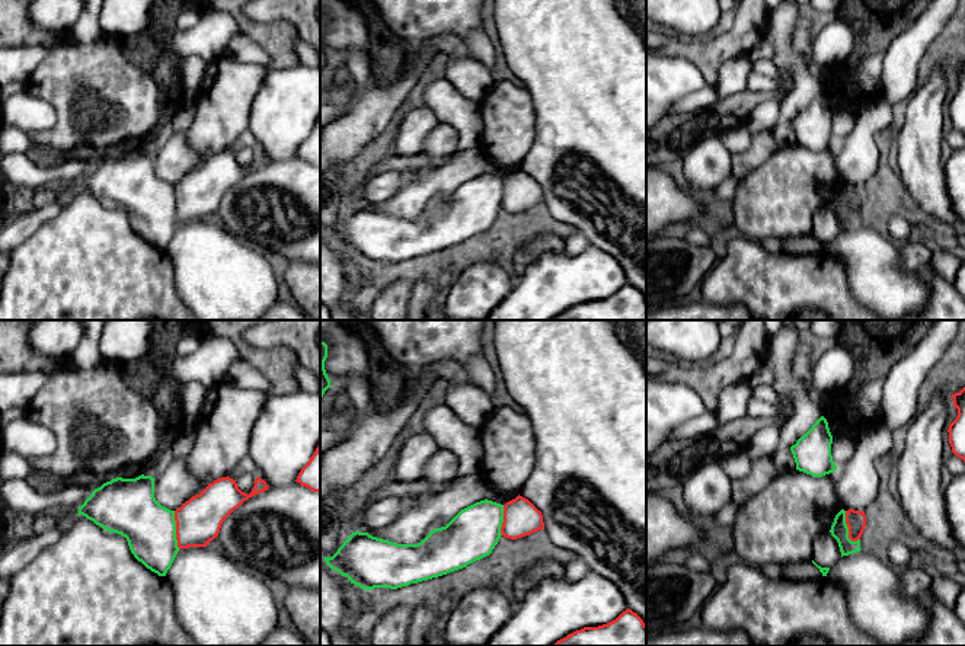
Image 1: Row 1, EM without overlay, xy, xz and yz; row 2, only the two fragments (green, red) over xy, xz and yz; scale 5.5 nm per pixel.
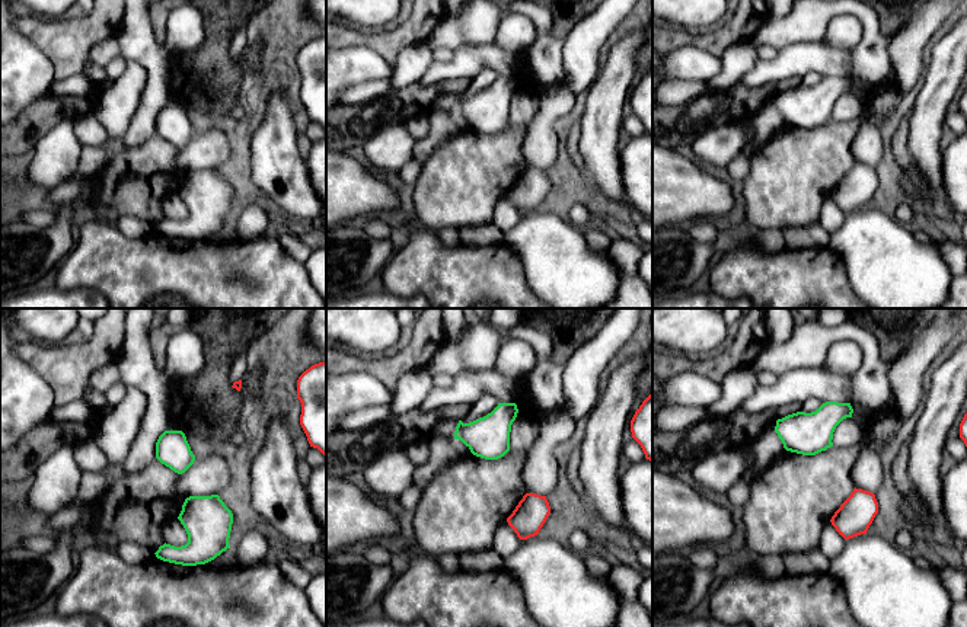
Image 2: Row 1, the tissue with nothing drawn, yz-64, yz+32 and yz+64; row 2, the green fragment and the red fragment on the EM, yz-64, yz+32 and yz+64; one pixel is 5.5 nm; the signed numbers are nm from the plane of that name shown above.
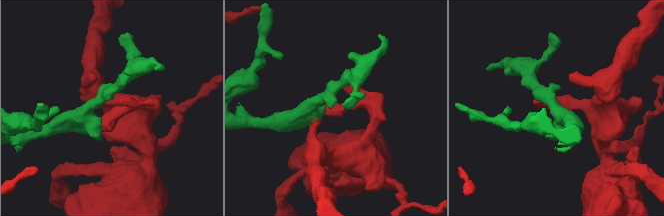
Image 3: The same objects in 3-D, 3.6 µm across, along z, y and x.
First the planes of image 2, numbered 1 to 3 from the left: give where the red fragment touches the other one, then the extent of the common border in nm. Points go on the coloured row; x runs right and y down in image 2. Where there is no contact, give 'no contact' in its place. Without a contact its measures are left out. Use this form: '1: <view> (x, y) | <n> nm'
1: no contact
2: no contact
3: no contact

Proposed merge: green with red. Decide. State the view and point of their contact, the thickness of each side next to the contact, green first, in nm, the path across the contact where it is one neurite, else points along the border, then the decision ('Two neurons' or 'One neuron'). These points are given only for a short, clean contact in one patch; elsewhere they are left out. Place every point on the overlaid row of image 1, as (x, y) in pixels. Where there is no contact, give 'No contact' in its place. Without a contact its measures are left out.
Touches green at xy (175, 530). Thickness 280 nm (green) against 260 nm. Boundary: xy (173, 511), (175, 539), (179, 549). Two neurons

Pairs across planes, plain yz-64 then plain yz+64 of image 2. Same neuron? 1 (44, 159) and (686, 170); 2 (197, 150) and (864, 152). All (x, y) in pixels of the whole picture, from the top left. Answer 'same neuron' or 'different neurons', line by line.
1: different neurons
2: same neuron

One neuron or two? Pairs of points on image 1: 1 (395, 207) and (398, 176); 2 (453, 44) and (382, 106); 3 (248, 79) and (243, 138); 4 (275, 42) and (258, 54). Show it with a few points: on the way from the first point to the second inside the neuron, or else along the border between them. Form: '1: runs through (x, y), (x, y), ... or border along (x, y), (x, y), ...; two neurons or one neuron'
1: border along (427, 173), (403, 184), (383, 201), (368, 205); two neurons
2: runs through (433, 47), (396, 86); one neuron
3: border along (248, 128), (227, 149); two neurons
4: border along (243, 32), (268, 54), (265, 66); two neurons

